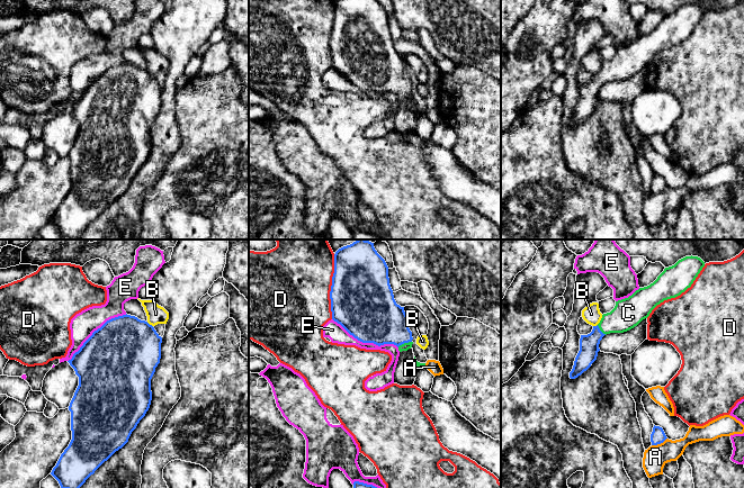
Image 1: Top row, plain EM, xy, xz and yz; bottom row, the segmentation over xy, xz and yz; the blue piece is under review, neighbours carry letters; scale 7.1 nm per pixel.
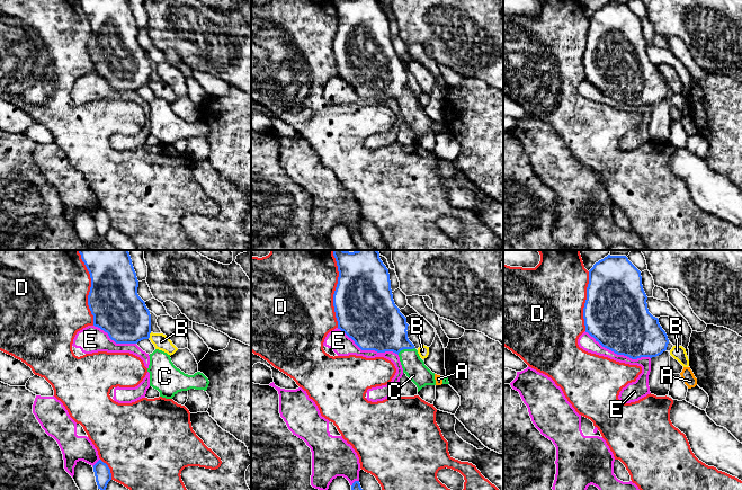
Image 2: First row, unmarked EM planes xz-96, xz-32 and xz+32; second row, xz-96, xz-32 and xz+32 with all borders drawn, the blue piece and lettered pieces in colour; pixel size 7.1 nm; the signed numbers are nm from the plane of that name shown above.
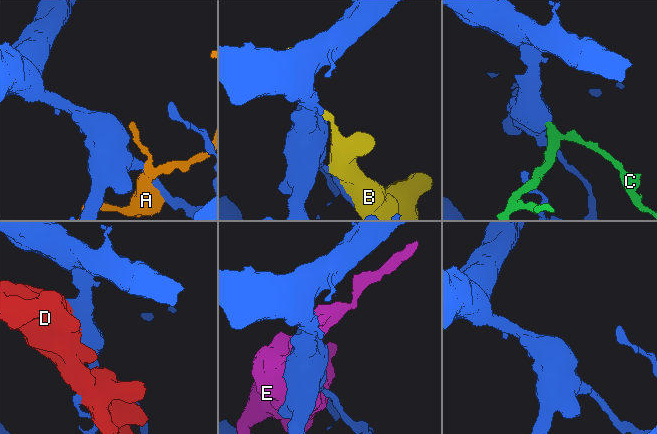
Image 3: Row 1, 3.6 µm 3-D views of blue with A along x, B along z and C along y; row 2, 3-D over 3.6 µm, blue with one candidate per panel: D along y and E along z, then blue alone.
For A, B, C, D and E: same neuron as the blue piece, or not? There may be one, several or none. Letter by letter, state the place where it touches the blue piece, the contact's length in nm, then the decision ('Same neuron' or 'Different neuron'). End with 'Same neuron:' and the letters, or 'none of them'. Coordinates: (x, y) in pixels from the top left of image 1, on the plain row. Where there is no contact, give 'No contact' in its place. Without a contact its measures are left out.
A: Touches blue at yz (659, 191). Shared border 130 nm. Different neuron
B: Touches blue at xy (149, 72). Shared border 60 nm. Different neuron
C: Touches blue at xz (404, 90). Shared border 110 nm. Same neuron
D: Touches blue at xz (331, 35). Shared border 460 nm. Different neuron
E: Touches blue at xz (365, 90). Shared border 500 nm. Different neuron
Same neuron: C

